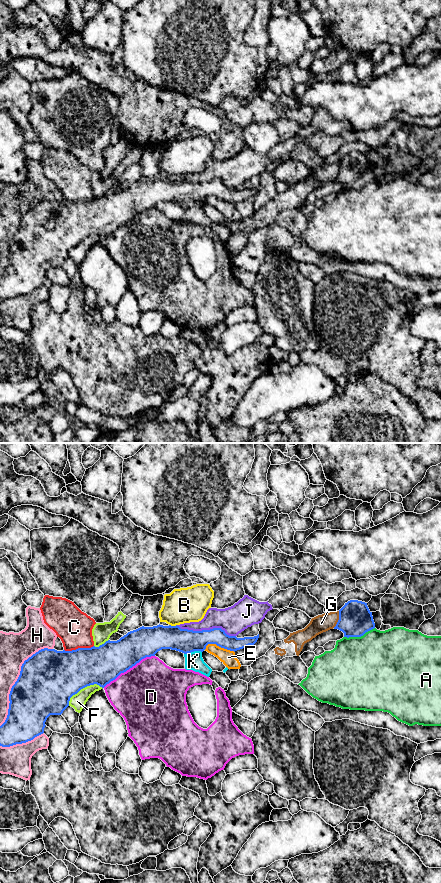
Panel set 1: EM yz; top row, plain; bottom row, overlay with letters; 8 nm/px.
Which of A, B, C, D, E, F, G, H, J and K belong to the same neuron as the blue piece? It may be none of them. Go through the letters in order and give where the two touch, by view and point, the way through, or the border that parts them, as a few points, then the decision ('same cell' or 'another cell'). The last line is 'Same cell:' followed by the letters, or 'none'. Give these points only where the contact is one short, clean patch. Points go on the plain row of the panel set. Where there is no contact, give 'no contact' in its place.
A: contact yz (359, 188); another cell
B: contact yz (173, 178); another cell
C: contact yz (78, 200); another cell
D: contact yz (128, 221); another cell
E: contact yz (219, 198); border yz (204, 201), (208, 196), (216, 196), (234, 204); another cell
F: contact yz (82, 240); another cell
G: contact yz (339, 171); another cell
H: contact yz (17, 232); another cell
J: contact yz (206, 182); another cell
K: contact yz (192, 203); border yz (201, 203), (191, 203), (184, 206); another cell
Same cell: none

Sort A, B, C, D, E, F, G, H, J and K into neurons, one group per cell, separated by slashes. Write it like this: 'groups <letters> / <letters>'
groups A / B / C / D / E / F / G K / H / J

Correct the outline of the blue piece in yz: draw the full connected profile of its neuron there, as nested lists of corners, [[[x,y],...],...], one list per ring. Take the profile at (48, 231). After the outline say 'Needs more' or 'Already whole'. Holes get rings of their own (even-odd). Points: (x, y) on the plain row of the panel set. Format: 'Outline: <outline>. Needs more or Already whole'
Outline: [[[157,177],[153,179],[140,179],[136,182],[128,184],[117,193],[106,193],[99,199],[78,200],[72,203],[57,203],[55,201],[44,200],[33,206],[21,218],[20,227],[12,238],[9,246],[9,261],[5,274],[0,278],[0,298],[10,299],[16,296],[26,295],[35,289],[44,285],[45,274],[50,267],[61,267],[69,258],[70,250],[77,246],[81,241],[97,236],[104,240],[111,233],[115,232],[121,225],[126,224],[142,211],[155,208],[162,201],[171,201],[182,204],[184,206],[194,203],[203,204],[208,196],[216,196],[217,198],[237,203],[249,197],[254,197],[259,190],[259,186],[254,189],[237,190],[229,188],[221,180],[213,180],[210,182],[193,183],[181,181],[179,178],[163,178]]]. Already whole

